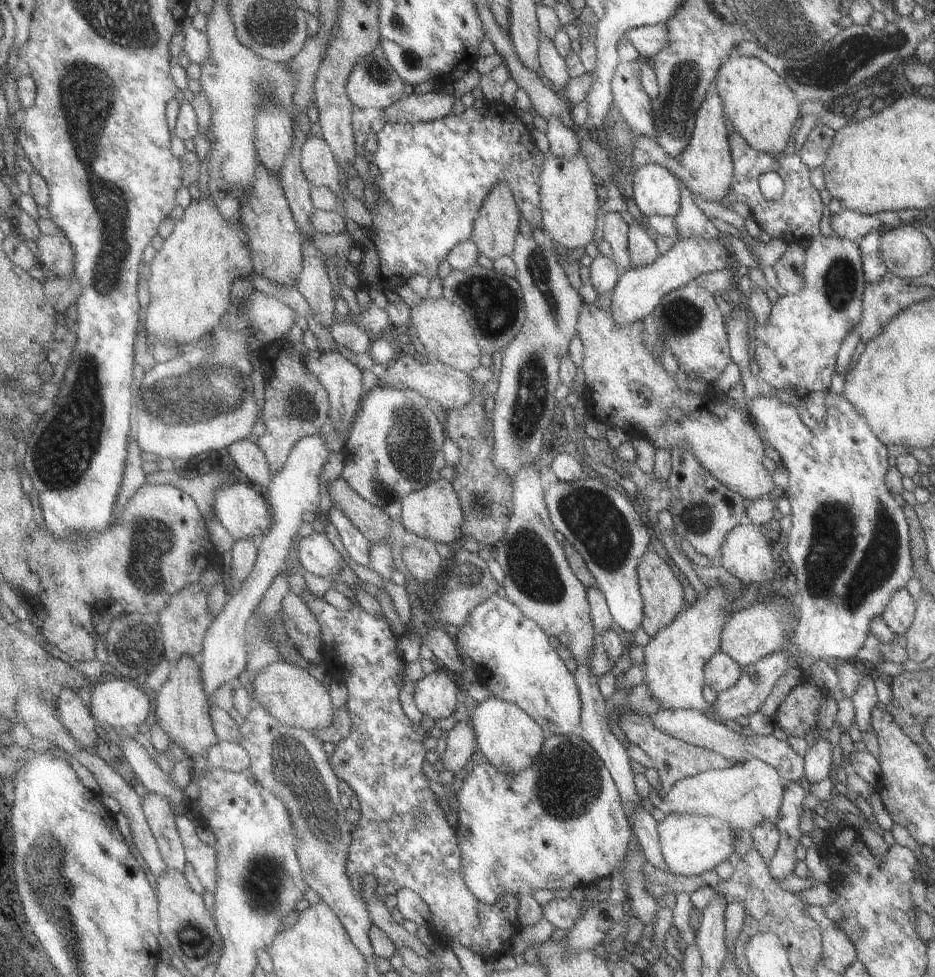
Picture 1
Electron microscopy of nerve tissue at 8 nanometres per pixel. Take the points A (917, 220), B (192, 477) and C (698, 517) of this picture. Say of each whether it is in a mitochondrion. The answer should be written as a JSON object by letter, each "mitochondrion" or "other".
{"A":"other","B":"other","C":"mitochondrion"}

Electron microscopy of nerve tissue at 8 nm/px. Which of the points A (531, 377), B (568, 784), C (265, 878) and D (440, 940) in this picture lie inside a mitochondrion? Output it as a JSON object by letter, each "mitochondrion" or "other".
{"A":"mitochondrion","B":"mitochondrion","C":"mitochondrion","D":"other"}

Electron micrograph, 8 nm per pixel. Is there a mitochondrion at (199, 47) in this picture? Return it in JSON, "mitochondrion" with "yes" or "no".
{"mitochondrion":"no"}

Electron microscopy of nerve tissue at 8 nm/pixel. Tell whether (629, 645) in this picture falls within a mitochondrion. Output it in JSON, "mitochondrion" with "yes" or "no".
{"mitochondrion":"no"}

